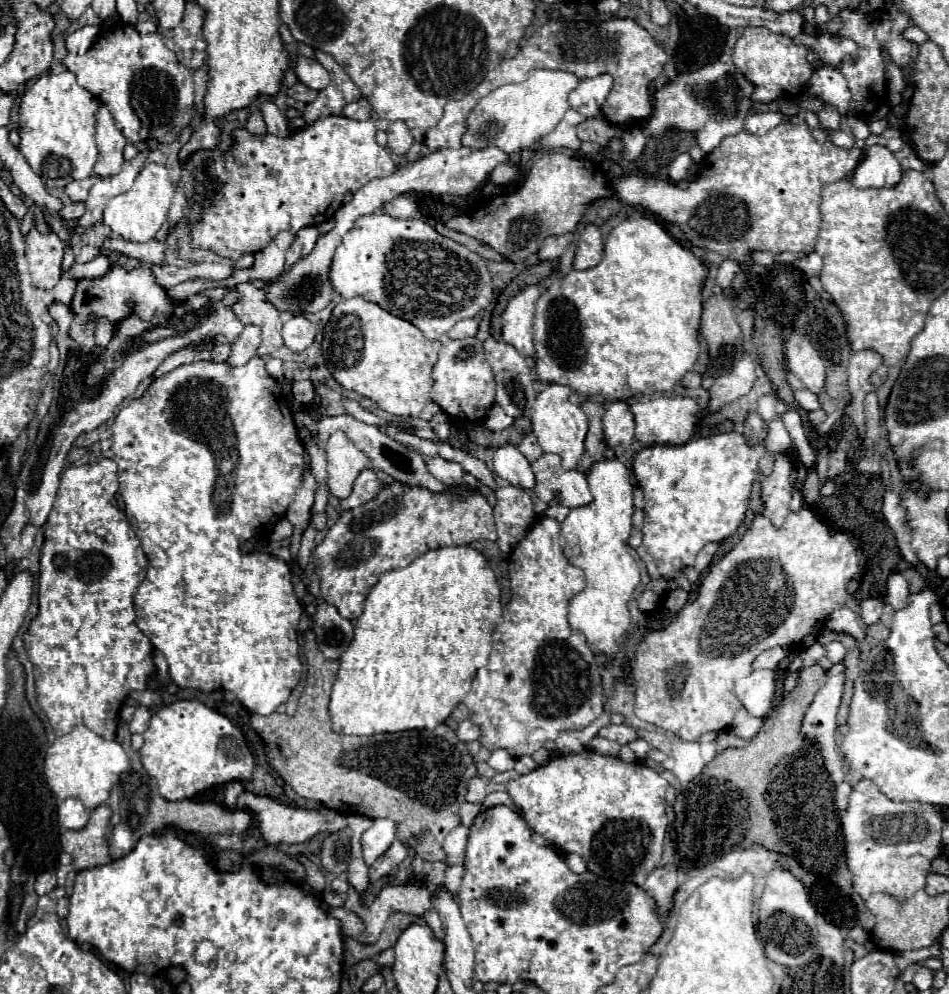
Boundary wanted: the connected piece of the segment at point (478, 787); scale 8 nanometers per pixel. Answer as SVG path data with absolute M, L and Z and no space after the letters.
M471 778L465 800L467 800L467 802L483 802L483 798L487 796L485 786L487 786L485 780L481 780L481 778Z

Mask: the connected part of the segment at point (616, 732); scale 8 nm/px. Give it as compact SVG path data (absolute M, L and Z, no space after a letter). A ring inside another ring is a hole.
M611 724L611 726L607 726L607 728L601 728L601 730L599 730L599 736L609 738L609 740L615 740L615 742L619 742L619 744L629 744L629 742L633 742L633 740L639 738L639 734L637 734L631 726L625 726L625 724L621 724L621 726Z

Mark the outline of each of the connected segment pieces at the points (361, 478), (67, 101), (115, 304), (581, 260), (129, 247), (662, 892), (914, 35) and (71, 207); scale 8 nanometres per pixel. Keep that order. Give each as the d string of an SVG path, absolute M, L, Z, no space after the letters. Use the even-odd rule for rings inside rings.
M363 470L355 480L351 496L341 502L341 508L351 510L373 500L381 492L381 488L383 488L383 482L377 478L377 474L373 470Z
M45 72L25 90L19 108L19 152L25 156L33 172L41 176L45 186L63 188L73 180L89 178L93 174L93 164L97 162L97 110L99 100L77 84L73 72ZM57 158L63 158L65 164L57 164Z
M113 268L105 276L89 280L87 284L85 284L85 280L79 280L77 292L75 292L73 302L71 302L75 320L69 328L69 334L81 346L93 348L95 346L95 342L93 342L93 324L89 322L91 314L105 316L113 324L119 324L129 314L137 314L143 320L151 320L151 316L157 314L157 312L169 312L169 308L173 308L173 304L175 304L175 300L171 300L167 296L167 292L153 280L153 274L149 272L149 268L135 268L131 272L125 272L123 268ZM129 302L135 302L135 306L129 308Z
M587 224L579 238L577 238L577 252L575 252L575 270L587 270L601 262L603 258L603 236L595 224Z
M123 238L119 240L105 240L103 244L105 248L113 248L113 250L119 250L121 254L125 256L133 256L133 258L141 258L143 262L157 262L157 264L163 264L163 252L165 252L165 246L161 240L149 240L145 244L133 244L133 242L125 242Z
M671 864L671 866L663 866L663 868L653 870L647 876L643 890L647 892L647 896L651 896L655 900L657 914L665 916L669 912L673 894L677 890L677 866Z
M907 26L905 32L903 32L903 38L913 42L913 44L923 44L927 40L927 34L921 28L917 28L917 26Z
M71 202L71 204L65 204L65 206L59 210L59 218L61 218L61 220L73 220L73 218L81 218L83 212L85 212L83 202Z

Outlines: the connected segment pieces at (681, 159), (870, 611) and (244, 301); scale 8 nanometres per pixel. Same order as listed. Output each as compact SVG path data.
M679 154L671 164L669 164L669 176L677 184L687 184L687 170L691 166L691 156L689 154Z
M877 598L863 600L863 604L861 604L861 620L867 626L877 624L879 618L881 618L881 612L883 612L883 602L881 600L877 600Z
M251 282L239 284L237 290L241 292L241 300L233 306L233 312L239 316L243 324L255 324L261 328L261 346L259 346L259 356L271 354L283 346L281 338L281 316L273 308L273 304L265 302L265 294L253 286Z

